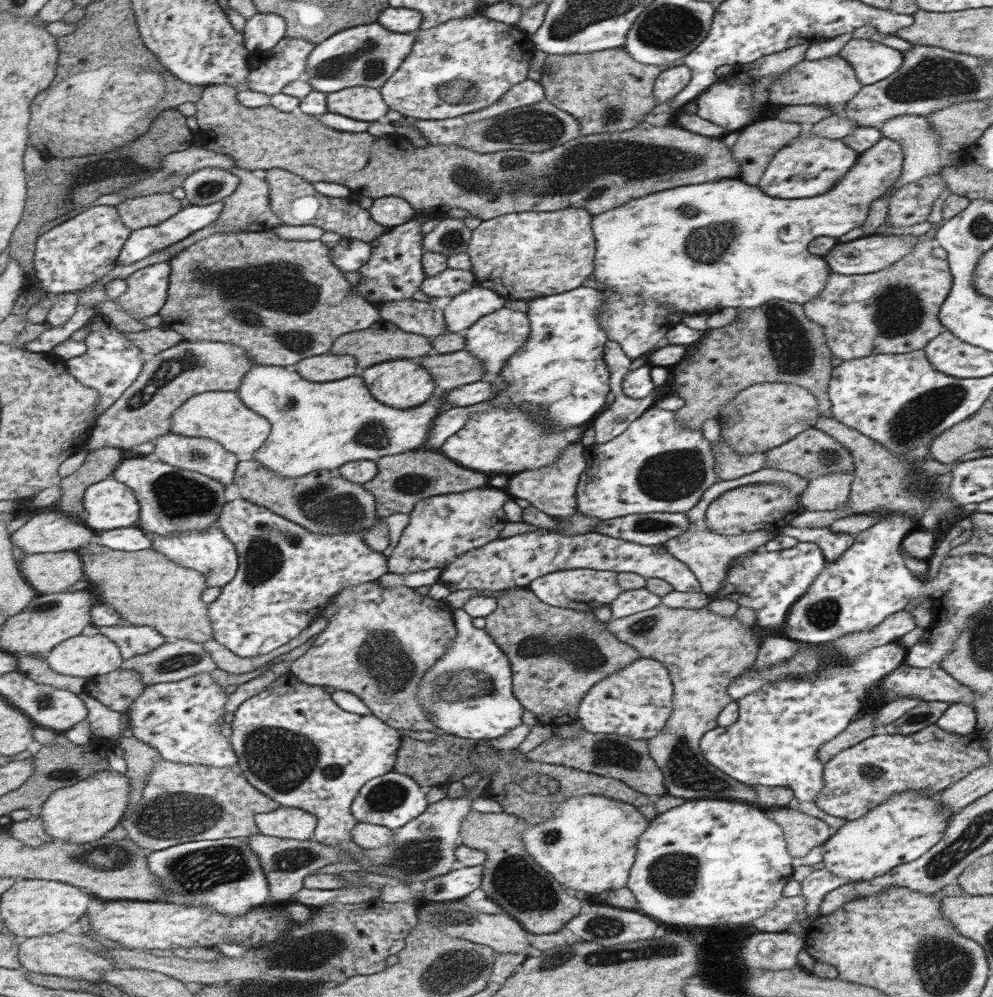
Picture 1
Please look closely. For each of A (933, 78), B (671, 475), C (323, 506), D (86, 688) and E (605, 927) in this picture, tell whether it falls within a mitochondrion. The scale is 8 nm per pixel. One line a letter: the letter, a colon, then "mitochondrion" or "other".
A: mitochondrion
B: mitochondrion
C: mitochondrion
D: other
E: mitochondrion

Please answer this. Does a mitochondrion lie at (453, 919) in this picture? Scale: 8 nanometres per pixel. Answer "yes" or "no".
yes

